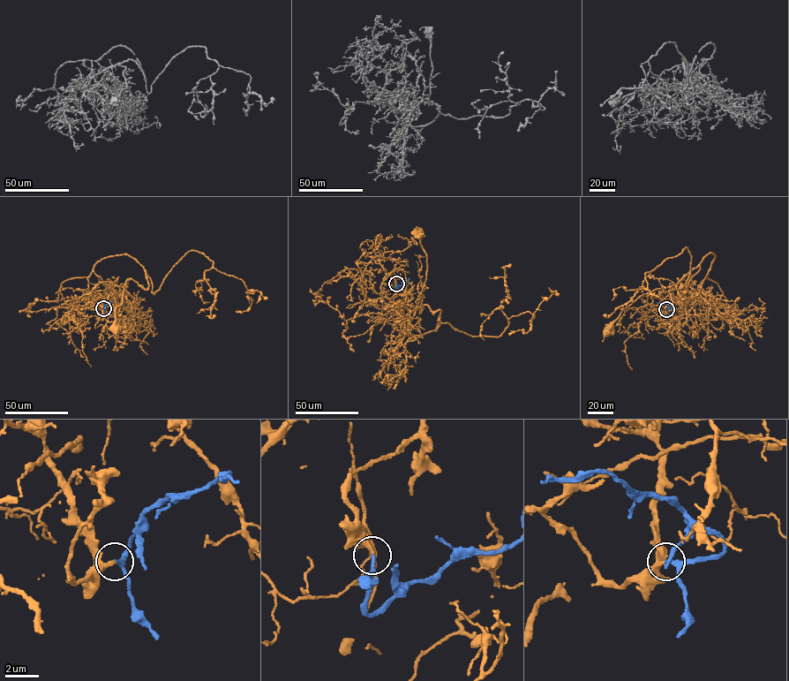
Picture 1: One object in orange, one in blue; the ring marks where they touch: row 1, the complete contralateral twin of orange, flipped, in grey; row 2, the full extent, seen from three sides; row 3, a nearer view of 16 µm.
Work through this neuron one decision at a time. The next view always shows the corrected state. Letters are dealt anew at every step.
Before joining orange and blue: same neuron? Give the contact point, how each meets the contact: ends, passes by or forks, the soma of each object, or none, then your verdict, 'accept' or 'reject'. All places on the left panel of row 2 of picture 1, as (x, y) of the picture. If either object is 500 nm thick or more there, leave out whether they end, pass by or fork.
(103, 308) | orange ends | blue passes by | orange (116, 329) | blue none | reject

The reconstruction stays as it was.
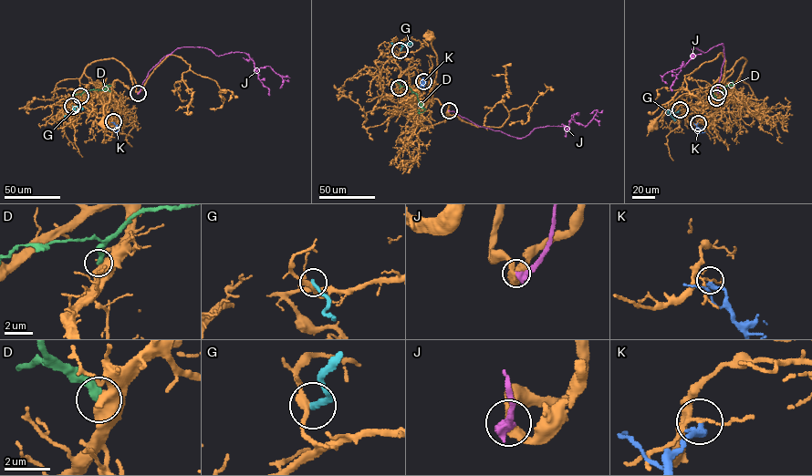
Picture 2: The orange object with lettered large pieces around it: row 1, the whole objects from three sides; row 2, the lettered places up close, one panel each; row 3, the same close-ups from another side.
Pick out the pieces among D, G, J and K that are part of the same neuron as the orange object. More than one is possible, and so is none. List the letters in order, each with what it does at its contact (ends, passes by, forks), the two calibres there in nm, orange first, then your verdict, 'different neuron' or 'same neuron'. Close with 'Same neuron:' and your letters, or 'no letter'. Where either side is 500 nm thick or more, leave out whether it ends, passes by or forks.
D: 700/360 nm | different neuron
G: it ends | 220/280 nm | different neuron
J: it ends | 340/480 nm | different neuron
K: it ends | 110/400 nm | different neuron
Same neuron: no letter

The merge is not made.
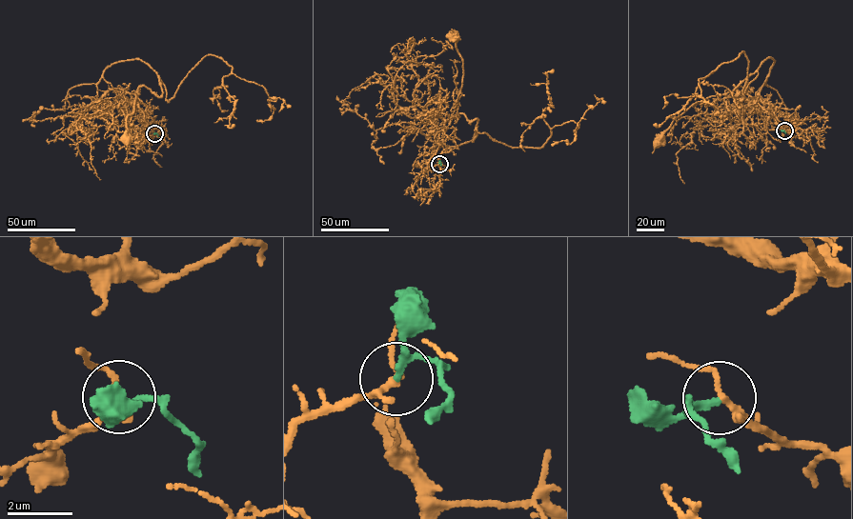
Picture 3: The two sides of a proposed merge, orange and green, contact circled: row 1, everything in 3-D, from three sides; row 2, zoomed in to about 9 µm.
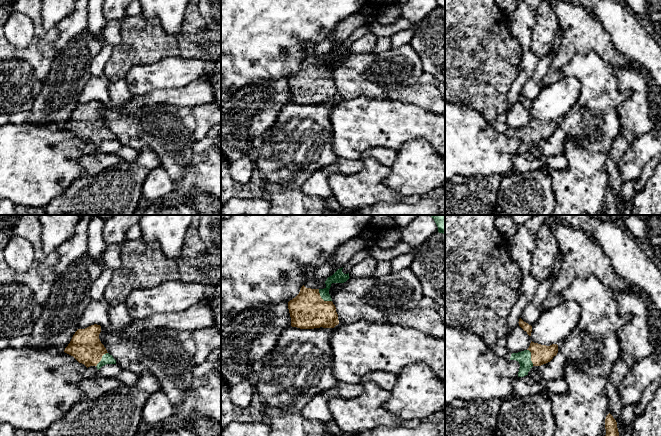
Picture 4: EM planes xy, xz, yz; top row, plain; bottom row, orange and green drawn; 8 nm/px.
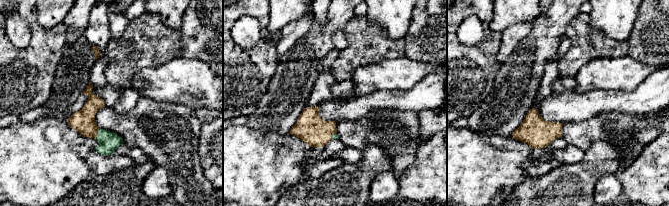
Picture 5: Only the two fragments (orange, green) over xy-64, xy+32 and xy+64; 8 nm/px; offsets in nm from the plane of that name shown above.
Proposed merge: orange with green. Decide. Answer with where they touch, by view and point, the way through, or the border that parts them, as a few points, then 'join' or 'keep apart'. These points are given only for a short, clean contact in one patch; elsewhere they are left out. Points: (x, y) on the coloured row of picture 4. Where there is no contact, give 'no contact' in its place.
meets orange in xz at (321, 298); runs through xz (308, 310), (321, 298), (328, 284), (338, 277); join

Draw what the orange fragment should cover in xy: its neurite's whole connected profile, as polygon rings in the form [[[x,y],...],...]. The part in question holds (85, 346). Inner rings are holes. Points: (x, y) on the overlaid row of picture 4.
[[[94,324],[85,329],[78,329],[64,352],[73,356],[87,368],[96,366],[99,370],[106,364],[116,364],[99,339],[101,326]]]

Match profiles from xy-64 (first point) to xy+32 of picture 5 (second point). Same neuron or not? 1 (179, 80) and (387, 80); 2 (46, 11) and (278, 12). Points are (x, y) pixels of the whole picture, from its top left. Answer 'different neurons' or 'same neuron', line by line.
1: same neuron
2: same neuron

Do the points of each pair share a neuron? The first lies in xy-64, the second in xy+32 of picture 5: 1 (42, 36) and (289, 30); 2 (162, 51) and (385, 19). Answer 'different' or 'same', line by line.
1: different
2: different

